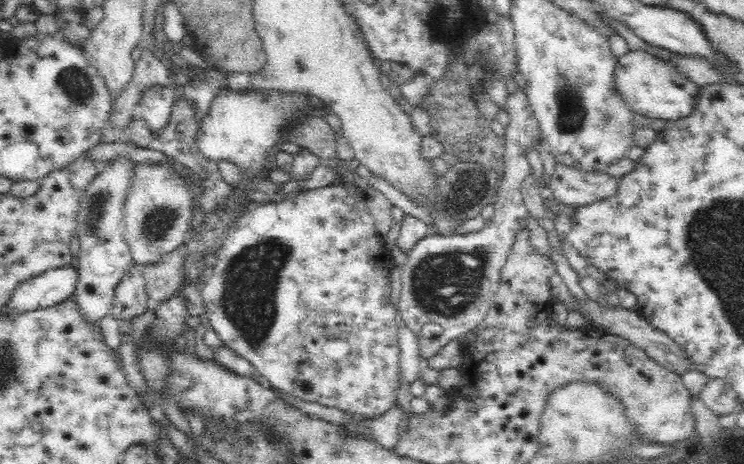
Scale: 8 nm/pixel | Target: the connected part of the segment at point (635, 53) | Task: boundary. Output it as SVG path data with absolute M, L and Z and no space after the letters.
M642 49L630 50L616 60L613 67L612 82L615 95L632 113L664 120L685 117L693 111L695 96L699 88L687 80L674 76L671 66L655 60L652 53L646 53L646 50L642 51Z

